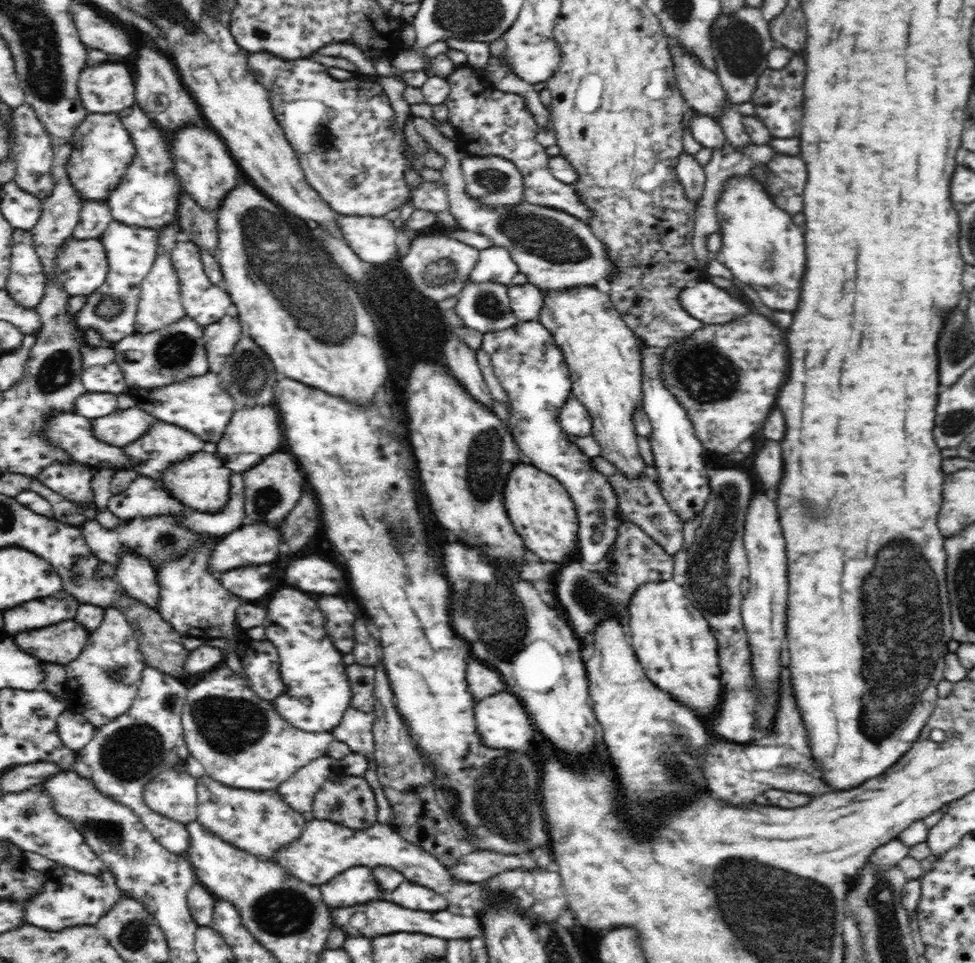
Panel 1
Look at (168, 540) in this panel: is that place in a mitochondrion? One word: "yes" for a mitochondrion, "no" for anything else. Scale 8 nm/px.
yes

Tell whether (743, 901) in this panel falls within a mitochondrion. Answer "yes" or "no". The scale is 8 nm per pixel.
yes

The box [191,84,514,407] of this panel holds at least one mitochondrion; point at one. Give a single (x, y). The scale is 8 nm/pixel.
(293, 271)

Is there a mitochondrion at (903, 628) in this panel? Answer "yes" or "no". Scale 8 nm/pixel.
yes

